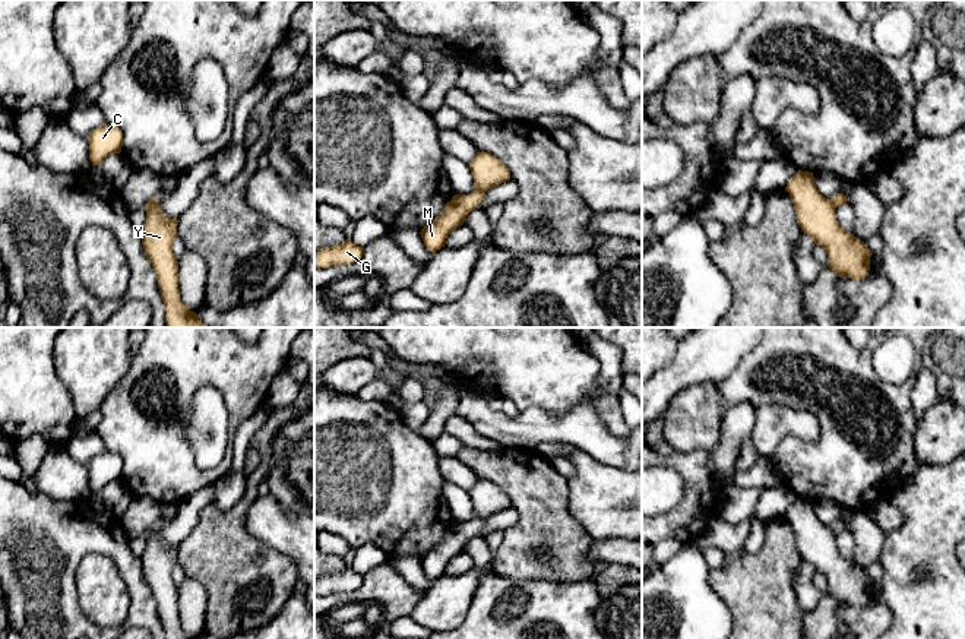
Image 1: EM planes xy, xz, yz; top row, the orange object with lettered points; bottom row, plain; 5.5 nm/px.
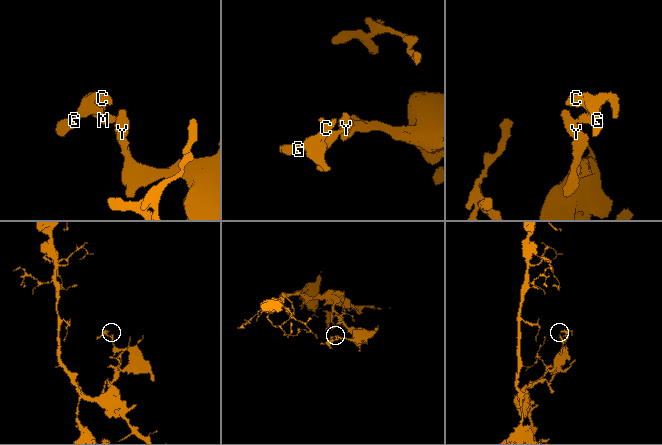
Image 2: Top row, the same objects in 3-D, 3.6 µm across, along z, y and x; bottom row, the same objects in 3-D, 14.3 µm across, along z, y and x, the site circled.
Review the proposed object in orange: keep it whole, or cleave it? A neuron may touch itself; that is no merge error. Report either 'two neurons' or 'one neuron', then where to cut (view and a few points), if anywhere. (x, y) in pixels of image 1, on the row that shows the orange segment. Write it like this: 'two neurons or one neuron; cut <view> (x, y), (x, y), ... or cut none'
two neurons; cut xz (475, 189), (483, 193)

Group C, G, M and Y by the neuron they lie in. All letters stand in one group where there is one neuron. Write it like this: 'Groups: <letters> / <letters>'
Groups: C G M / Y

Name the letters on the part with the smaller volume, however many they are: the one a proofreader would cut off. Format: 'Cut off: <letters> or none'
Cut off: C, G, M

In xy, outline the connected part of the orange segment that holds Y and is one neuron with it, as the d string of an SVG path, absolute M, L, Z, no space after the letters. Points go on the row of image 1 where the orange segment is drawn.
M159 200L145 206L146 221L140 230L143 252L156 275L162 303L165 306L167 328L215 328L203 325L197 313L189 310L180 297L178 265L173 253L178 219L168 219Z

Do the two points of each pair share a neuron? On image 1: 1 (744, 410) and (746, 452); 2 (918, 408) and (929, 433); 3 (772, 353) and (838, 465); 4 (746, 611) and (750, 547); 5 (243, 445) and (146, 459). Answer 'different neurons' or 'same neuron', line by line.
1: different neurons
2: different neurons
3: same neuron
4: different neurons
5: different neurons

